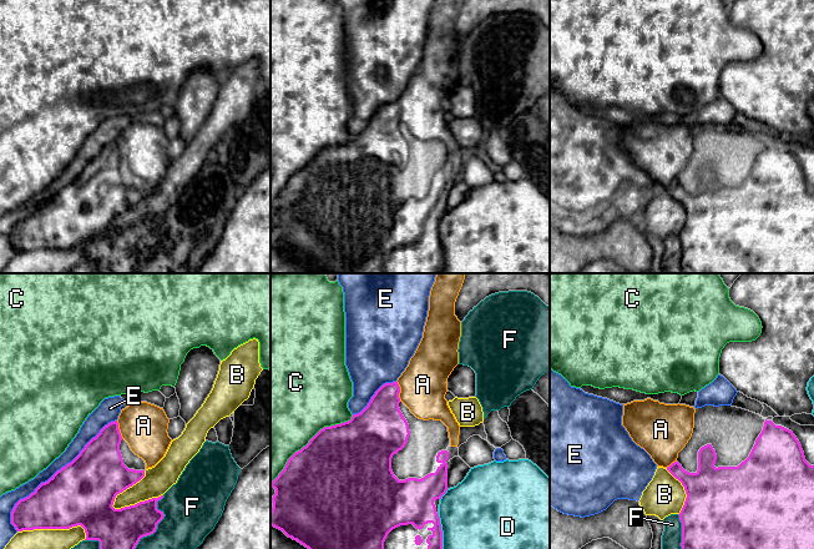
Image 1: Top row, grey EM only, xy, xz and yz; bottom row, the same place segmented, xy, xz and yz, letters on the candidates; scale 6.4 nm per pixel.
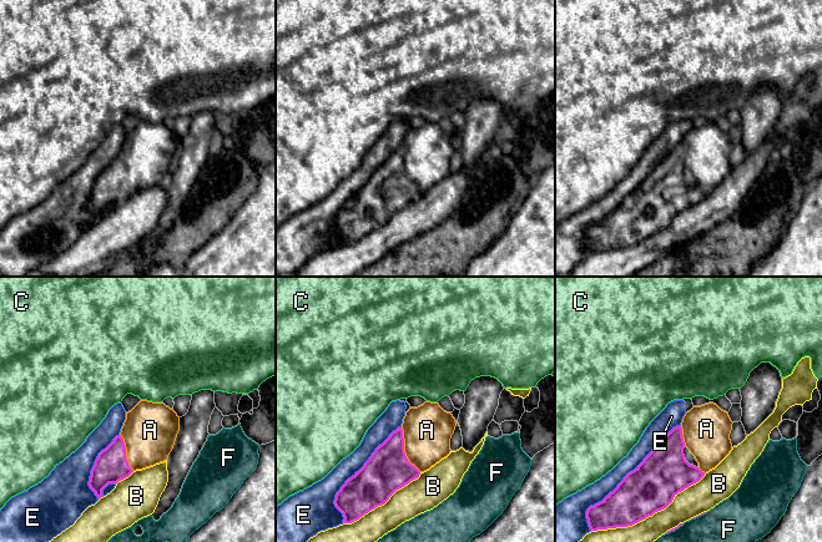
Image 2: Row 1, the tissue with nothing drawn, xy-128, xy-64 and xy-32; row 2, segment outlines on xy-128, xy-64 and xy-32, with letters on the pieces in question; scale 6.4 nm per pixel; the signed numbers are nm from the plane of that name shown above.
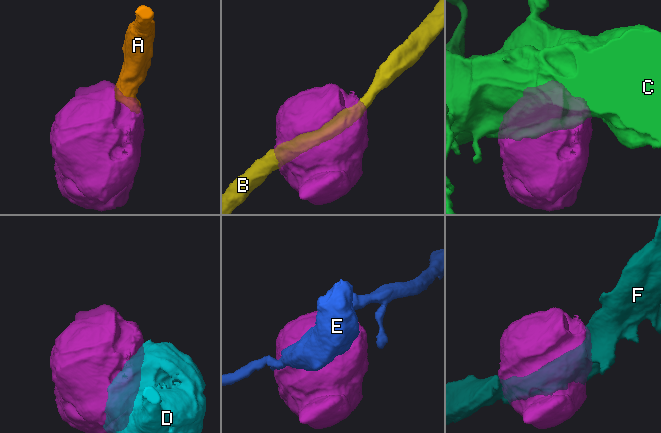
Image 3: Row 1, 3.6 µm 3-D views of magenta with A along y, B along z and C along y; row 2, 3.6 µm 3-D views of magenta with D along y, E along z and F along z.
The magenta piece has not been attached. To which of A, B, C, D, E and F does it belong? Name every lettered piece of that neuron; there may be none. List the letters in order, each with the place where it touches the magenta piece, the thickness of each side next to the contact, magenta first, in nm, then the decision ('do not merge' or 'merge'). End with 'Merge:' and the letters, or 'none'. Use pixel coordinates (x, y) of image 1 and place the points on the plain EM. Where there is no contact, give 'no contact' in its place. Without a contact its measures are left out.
A: xz (399, 111) | 300/300 nm | merge
B: xy (137, 223) | 280/180 nm | do not merge
C: xz (309, 161) | 500/500 nm | do not merge
D: xz (444, 213) | 280/460 nm | do not merge
E: xy (54, 195) | 420/90 nm | do not merge
F: xy (156, 247) | 280/360 nm | do not merge
Merge: A

